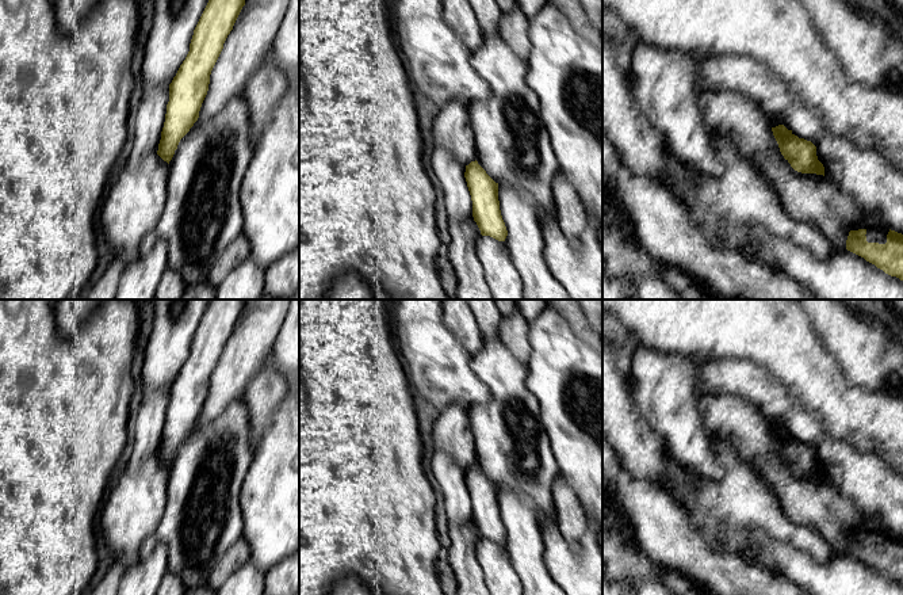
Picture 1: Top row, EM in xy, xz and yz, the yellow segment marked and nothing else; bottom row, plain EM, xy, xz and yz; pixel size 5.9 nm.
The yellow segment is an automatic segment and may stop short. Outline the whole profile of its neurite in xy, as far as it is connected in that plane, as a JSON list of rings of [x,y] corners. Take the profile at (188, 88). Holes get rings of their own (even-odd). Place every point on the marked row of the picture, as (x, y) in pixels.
[[[208,0],[190,52],[169,84],[169,102],[157,155],[169,164],[180,140],[199,118],[211,70],[245,0]]]

